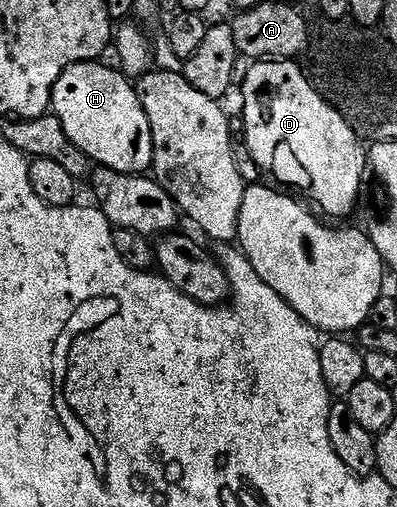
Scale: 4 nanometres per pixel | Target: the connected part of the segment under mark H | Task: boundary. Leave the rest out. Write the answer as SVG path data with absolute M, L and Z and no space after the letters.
M103 61L75 62L54 84L52 93L51 113L66 128L66 136L96 166L105 166L114 172L127 174L144 174L152 169L152 133L150 120L146 120L146 112L142 108L140 94L127 74L115 65L103 66Z

